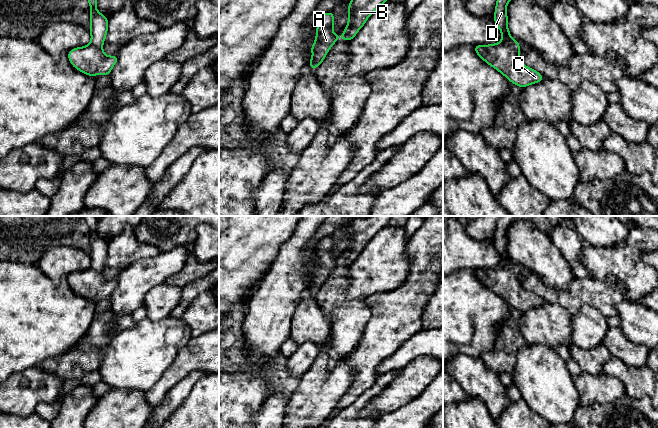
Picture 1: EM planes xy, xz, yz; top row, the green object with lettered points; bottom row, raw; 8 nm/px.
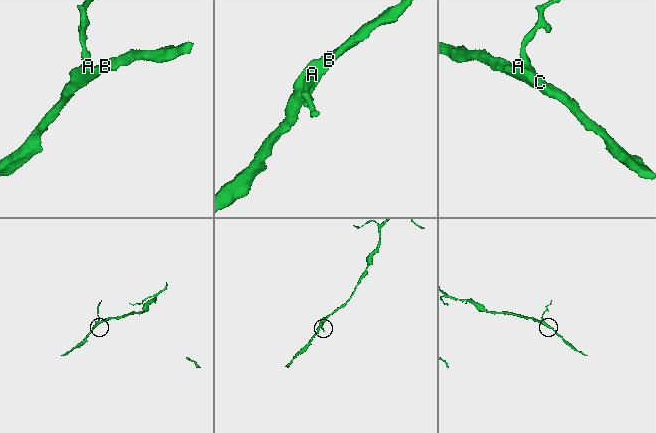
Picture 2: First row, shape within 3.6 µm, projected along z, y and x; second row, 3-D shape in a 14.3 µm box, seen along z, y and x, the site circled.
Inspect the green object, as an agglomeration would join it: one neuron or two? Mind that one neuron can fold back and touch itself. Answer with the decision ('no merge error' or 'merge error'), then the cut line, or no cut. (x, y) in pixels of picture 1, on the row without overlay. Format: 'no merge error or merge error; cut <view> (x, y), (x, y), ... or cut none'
no merge error; cut none

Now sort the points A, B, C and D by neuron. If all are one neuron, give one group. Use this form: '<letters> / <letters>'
A B C D

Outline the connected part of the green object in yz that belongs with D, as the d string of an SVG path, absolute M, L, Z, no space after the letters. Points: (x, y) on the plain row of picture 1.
M501 216L496 224L494 246L502 262L496 268L475 269L476 278L488 289L499 295L511 307L524 312L540 307L543 300L536 294L525 290L520 281L520 267L515 265L508 253L507 229L520 216Z

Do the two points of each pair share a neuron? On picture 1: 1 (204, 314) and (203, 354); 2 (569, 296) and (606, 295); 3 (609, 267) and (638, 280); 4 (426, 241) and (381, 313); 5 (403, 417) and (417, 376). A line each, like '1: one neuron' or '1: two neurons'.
1: two neurons
2: one neuron
3: one neuron
4: one neuron
5: two neurons

